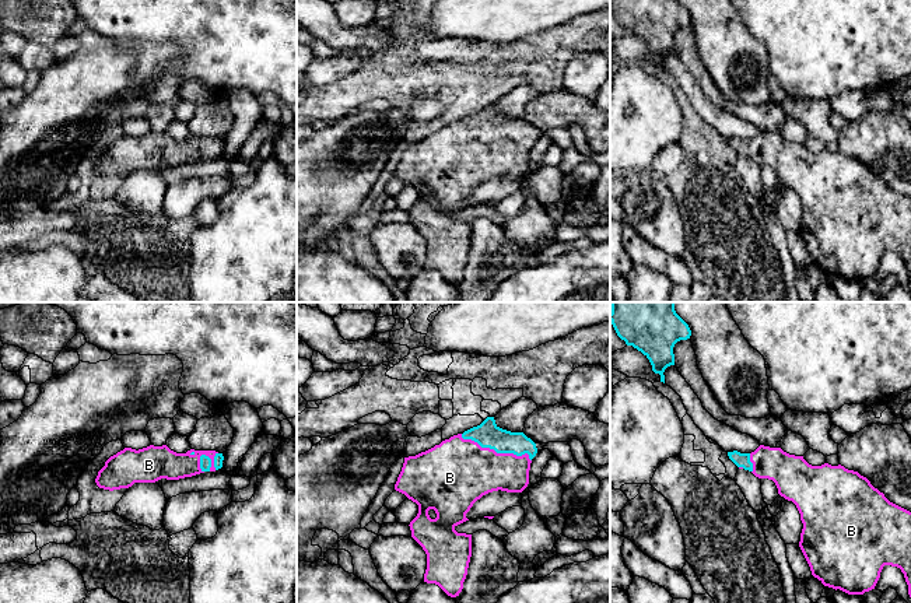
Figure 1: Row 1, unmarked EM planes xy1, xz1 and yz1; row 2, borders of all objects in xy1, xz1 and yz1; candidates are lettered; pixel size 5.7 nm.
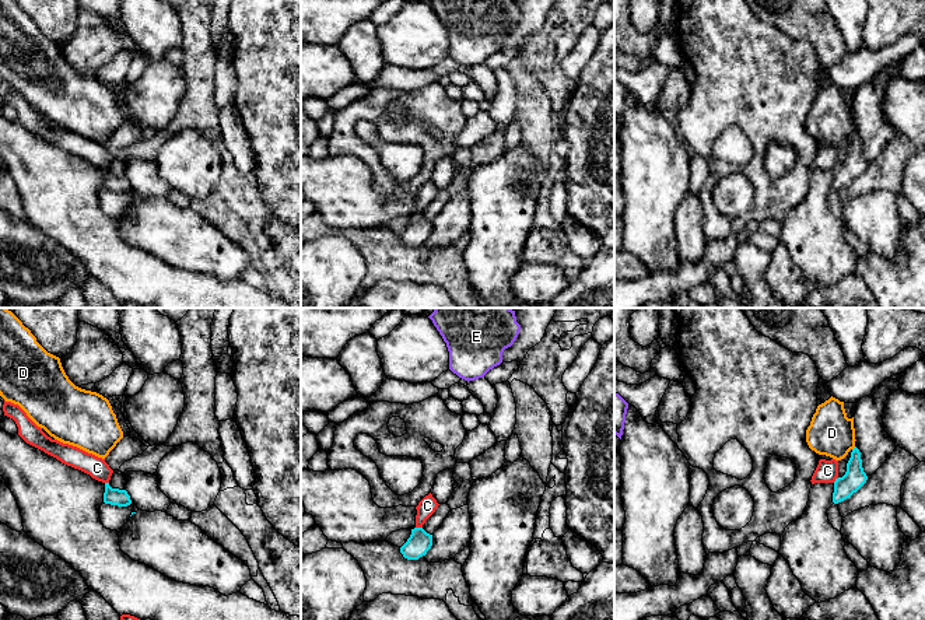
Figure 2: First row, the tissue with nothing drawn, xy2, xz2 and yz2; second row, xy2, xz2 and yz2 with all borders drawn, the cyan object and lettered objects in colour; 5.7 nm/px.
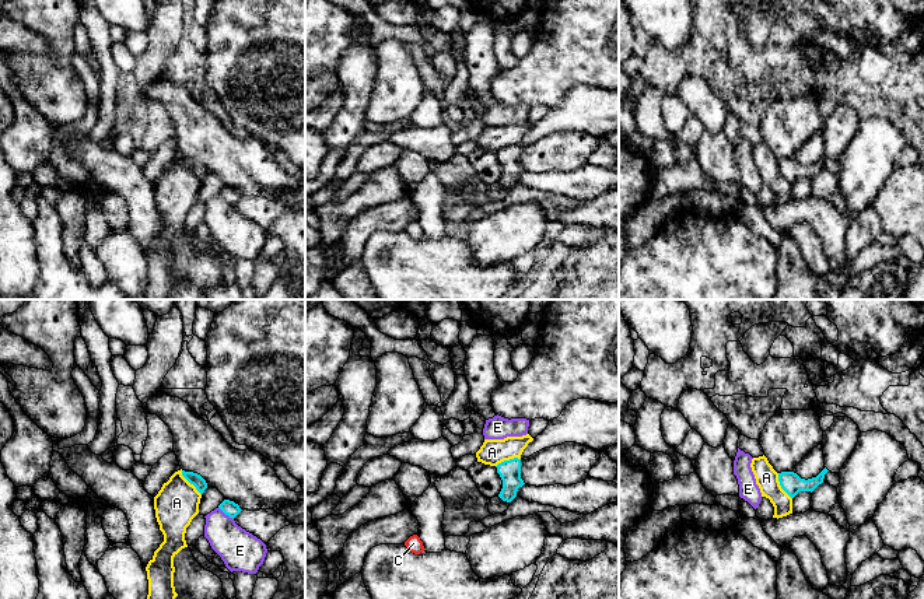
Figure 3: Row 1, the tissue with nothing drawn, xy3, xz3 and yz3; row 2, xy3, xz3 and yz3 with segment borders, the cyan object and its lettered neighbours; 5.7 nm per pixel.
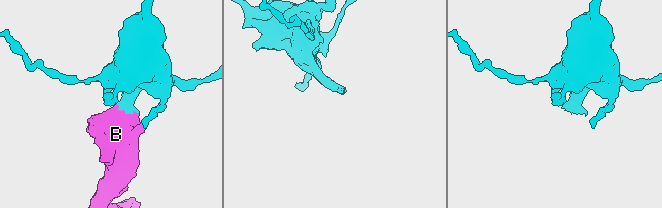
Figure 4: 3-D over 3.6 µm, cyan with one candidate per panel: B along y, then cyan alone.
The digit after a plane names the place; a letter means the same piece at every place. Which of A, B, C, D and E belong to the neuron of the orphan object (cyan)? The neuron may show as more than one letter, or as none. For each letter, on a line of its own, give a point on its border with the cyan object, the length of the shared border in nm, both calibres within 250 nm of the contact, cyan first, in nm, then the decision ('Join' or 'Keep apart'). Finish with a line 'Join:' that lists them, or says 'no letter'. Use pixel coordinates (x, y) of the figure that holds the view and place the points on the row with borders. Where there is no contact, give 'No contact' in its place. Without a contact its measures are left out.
A: Touches cyan at xy3 (191, 483). Shared border 180 nm. Thickness 70 nm (cyan) against 240 nm. Keep apart
B: Touches cyan at xz1 (497, 452). Shared border 440 nm. Thickness 150 nm (cyan) against 380 nm. Join
C: Touches cyan at xz2 (419, 528). Shared border 40 nm. Thickness 140 nm (cyan) against 100 nm. Keep apart
D: Touches cyan at yz2 (854, 448). Shared border 30 nm. Thickness 120 nm (cyan) against 260 nm. Keep apart
E: Touches cyan at xy3 (226, 514). Shared border 120 nm. Thickness 90 nm (cyan) against 240 nm. Keep apart
Join: B

